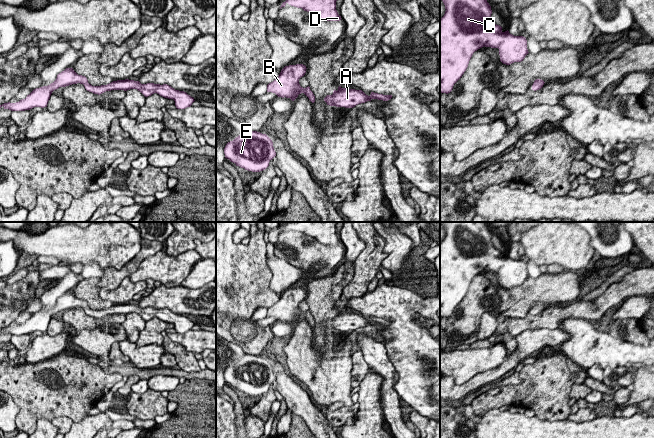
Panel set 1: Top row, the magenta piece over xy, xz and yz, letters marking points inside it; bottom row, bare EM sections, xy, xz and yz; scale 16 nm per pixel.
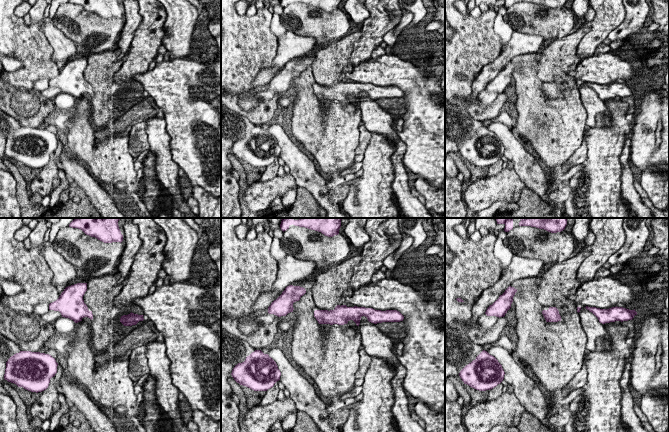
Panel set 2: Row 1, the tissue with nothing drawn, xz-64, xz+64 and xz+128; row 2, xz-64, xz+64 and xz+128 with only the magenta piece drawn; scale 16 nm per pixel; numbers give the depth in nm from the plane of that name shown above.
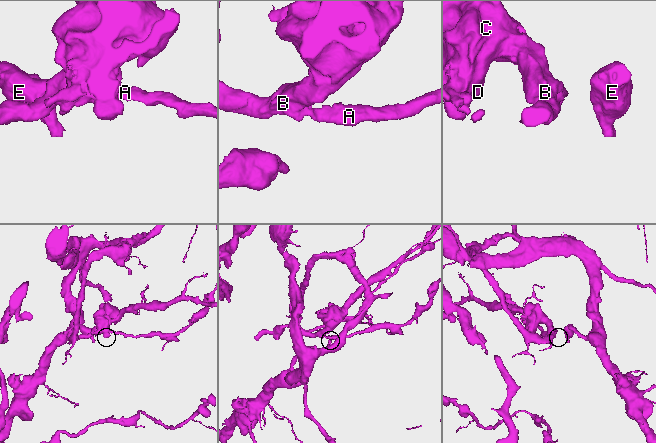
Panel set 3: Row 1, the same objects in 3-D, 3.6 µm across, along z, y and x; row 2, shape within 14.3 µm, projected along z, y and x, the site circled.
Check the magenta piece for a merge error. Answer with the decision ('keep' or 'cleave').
keep

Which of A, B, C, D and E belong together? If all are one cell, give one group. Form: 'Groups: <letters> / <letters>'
Groups: A B C D E

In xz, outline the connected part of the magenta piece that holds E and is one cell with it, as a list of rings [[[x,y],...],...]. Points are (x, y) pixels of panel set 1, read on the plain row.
[[[250,354],[228,366],[224,378],[236,390],[252,396],[265,394],[276,380],[273,366],[267,359]]]

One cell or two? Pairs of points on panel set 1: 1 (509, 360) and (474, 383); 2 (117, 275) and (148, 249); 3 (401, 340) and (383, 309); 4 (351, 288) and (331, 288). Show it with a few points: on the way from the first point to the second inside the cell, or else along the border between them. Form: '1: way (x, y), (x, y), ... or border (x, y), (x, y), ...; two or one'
1: way (501, 369), (483, 378); one
2: way (125, 271), (140, 257); one
3: way (401, 331), (401, 323), (392, 314); one
4: border (346, 285), (339, 299); two

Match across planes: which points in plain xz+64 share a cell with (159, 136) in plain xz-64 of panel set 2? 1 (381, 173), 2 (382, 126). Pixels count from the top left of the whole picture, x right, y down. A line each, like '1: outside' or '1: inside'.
1: outside
2: inside

